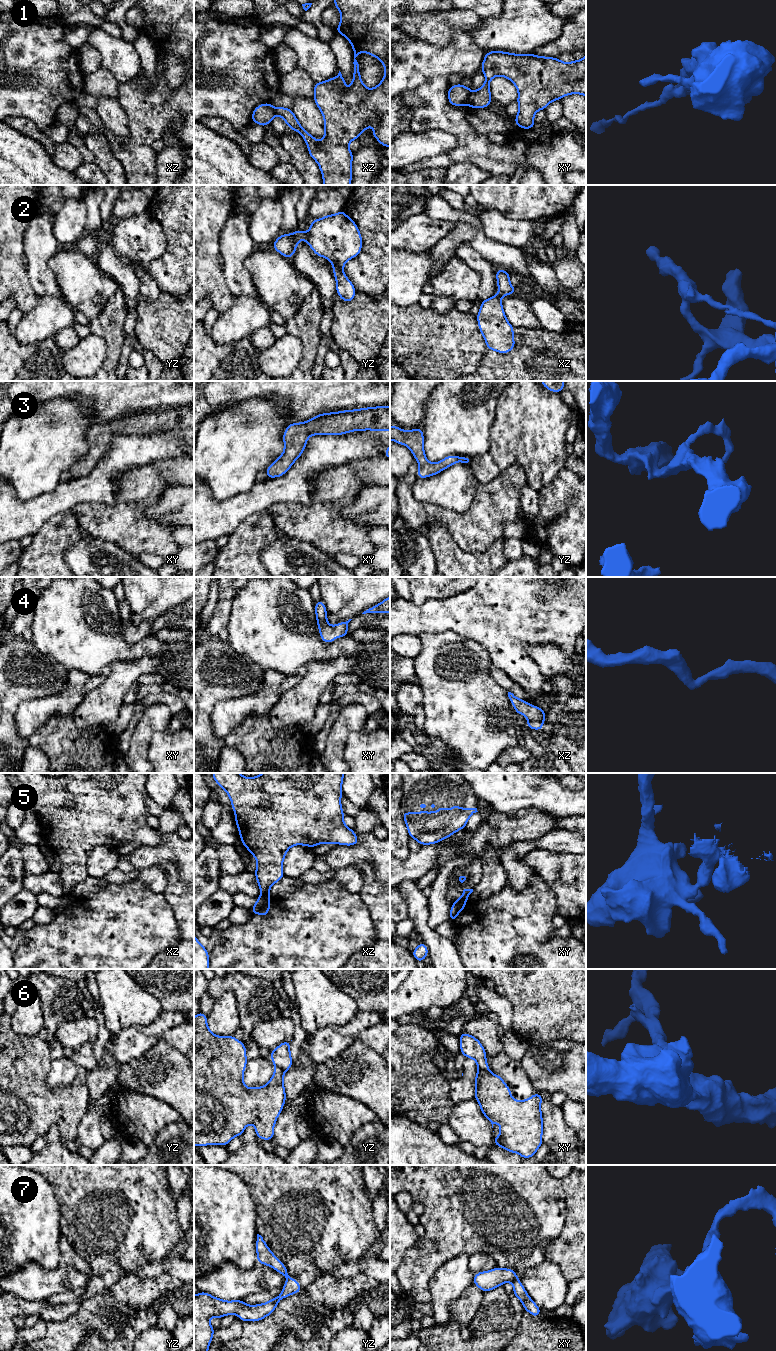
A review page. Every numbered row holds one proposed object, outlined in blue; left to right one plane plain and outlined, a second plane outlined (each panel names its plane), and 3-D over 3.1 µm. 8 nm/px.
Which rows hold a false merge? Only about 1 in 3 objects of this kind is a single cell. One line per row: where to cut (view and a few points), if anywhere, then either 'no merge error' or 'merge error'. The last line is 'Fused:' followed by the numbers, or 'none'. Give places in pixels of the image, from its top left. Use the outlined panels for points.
1: cut xy (471, 92), (467, 104); merge error
2: cut yz (306, 233), (303, 237); merge error
3: cut none; no merge error
4: cut none; no merge error
5: cut xy (455, 901), (465, 902); merge error
6: cut yz (275, 1065), (278, 1065), (284, 1071); merge error
7: cut xy (517, 1276), (511, 1282); merge error
Fused: 1, 2, 5, 6, 7

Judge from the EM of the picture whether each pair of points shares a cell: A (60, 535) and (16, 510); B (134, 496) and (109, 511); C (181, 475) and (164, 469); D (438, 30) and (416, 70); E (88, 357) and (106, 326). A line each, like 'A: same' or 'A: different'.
A: different
B: same
C: same
D: different
E: different

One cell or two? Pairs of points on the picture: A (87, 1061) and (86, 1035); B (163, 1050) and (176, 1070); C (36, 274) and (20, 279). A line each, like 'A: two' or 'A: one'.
A: two
B: one
C: two

